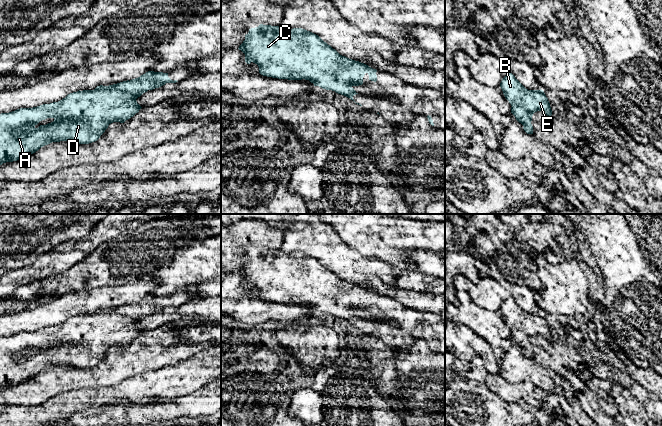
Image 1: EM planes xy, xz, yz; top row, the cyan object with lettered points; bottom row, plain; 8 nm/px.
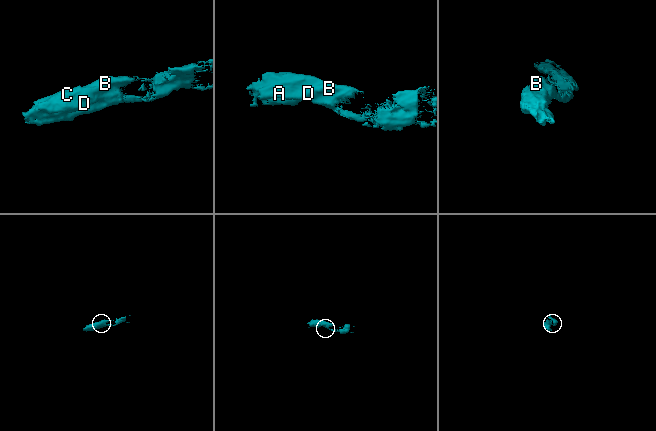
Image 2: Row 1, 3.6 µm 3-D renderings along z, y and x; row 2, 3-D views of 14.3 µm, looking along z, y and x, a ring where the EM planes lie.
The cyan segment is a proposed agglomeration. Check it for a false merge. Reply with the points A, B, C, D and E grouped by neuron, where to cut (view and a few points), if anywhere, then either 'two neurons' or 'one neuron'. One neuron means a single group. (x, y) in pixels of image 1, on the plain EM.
A B C D E | no cut | one neuron

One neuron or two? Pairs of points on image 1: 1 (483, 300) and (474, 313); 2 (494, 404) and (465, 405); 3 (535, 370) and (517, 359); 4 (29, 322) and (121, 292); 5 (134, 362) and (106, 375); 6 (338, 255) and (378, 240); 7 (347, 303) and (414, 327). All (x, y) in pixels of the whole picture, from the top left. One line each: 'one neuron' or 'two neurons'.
1: two neurons
2: one neuron
3: one neuron
4: one neuron
5: one neuron
6: two neurons
7: one neuron

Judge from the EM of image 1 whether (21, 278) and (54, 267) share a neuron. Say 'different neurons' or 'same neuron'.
same neuron

